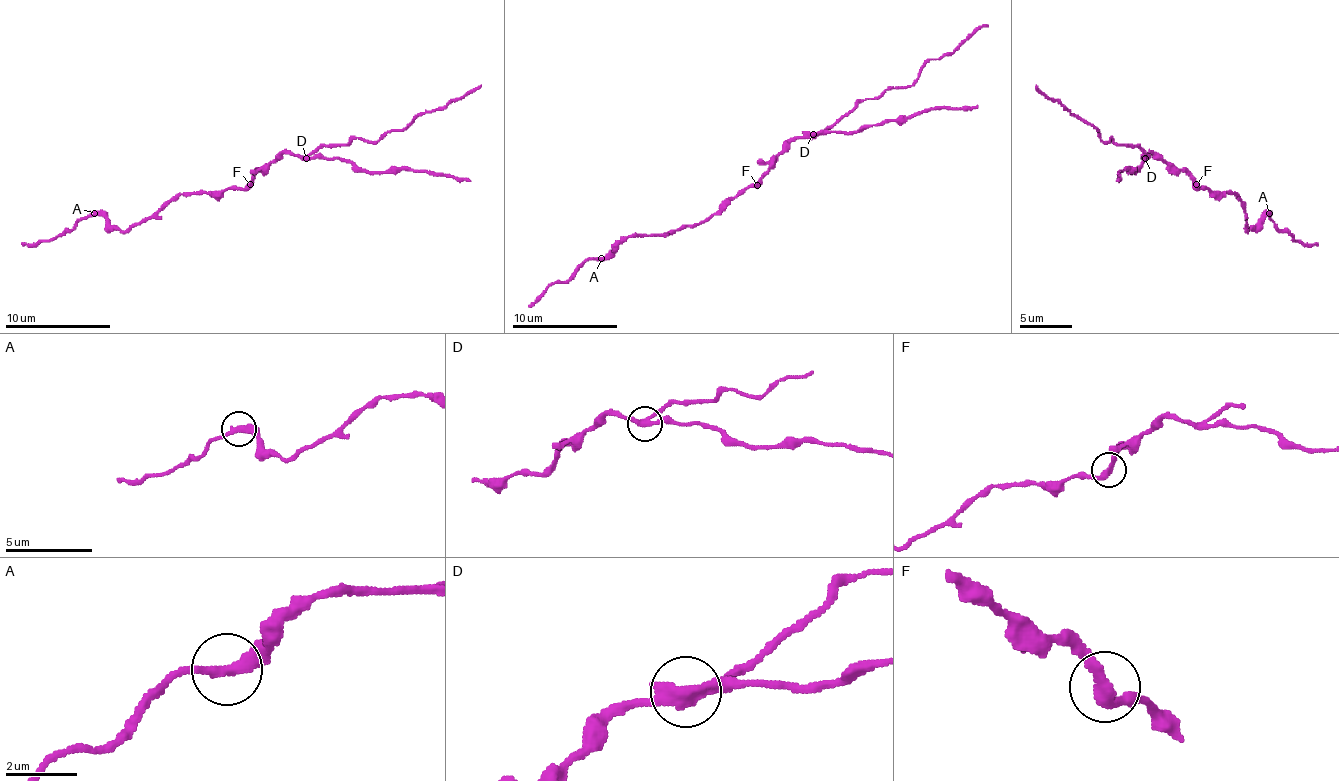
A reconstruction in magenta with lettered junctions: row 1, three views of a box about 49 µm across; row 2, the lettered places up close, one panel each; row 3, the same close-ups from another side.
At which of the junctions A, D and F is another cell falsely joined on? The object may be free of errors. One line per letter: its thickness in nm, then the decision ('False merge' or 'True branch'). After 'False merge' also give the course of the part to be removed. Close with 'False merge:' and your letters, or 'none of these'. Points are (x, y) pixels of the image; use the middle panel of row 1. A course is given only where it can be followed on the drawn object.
A: Thickness 320 nm. True branch
D: Thickness 360 nm. False merge. Course of the part to remove: (812, 135), (851, 132), (875, 124), (907, 121), (933, 108), (978, 106)
F: Thickness 320 nm. True branch
False merge: D

